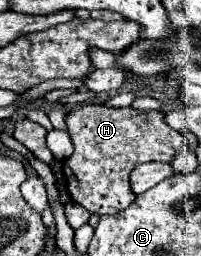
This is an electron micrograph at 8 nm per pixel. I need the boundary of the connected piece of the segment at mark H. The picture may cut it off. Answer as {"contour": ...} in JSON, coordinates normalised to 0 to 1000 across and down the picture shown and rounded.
{"contour":[[[428,398],[358,422],[328,461],[368,602],[308,633],[328,734],[368,789],[448,836],[517,844],[637,813],[677,758],[647,742],[647,672],[726,633],[856,633],[915,578],[915,531],[816,477],[816,438],[697,438],[667,422],[547,422]]]}

